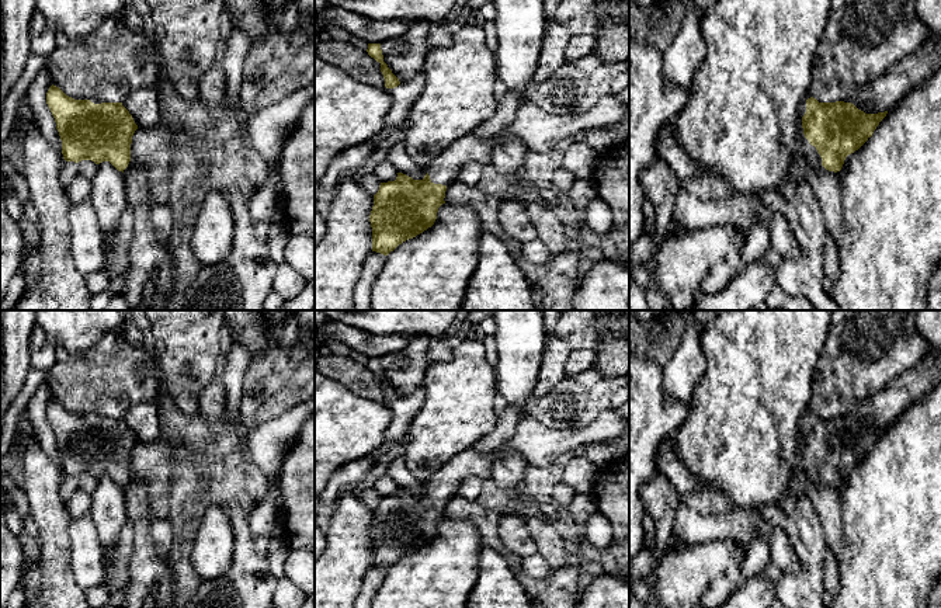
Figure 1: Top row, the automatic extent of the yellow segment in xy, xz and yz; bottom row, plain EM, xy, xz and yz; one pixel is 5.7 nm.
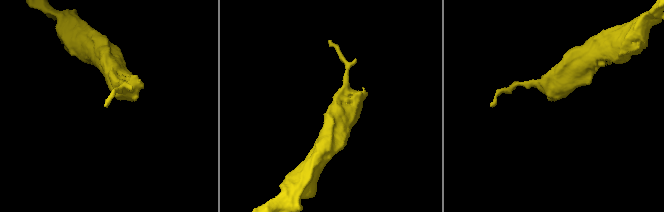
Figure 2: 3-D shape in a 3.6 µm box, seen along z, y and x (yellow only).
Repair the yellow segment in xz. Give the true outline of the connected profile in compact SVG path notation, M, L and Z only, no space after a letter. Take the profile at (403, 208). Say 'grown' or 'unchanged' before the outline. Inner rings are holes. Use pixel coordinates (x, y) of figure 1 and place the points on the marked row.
grown; M607 94L595 105L584 112L570 115L555 115L541 110L534 103L524 101L520 104L514 122L504 128L500 133L475 135L469 133L449 147L442 150L427 167L427 174L423 180L397 173L395 181L381 183L378 192L374 195L374 206L369 215L372 227L372 251L388 256L403 242L416 237L437 219L438 208L445 204L447 187L459 178L462 167L468 161L476 161L482 166L490 163L490 156L494 145L507 138L514 138L521 142L528 150L544 153L566 138L572 138L579 132L587 132L593 128L604 128L618 124L626 111L626 107L617 98L617 94Z

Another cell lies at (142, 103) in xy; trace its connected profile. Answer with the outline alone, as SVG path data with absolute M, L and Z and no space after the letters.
M140 87L131 91L122 105L129 111L138 128L154 126L162 119L159 87Z

